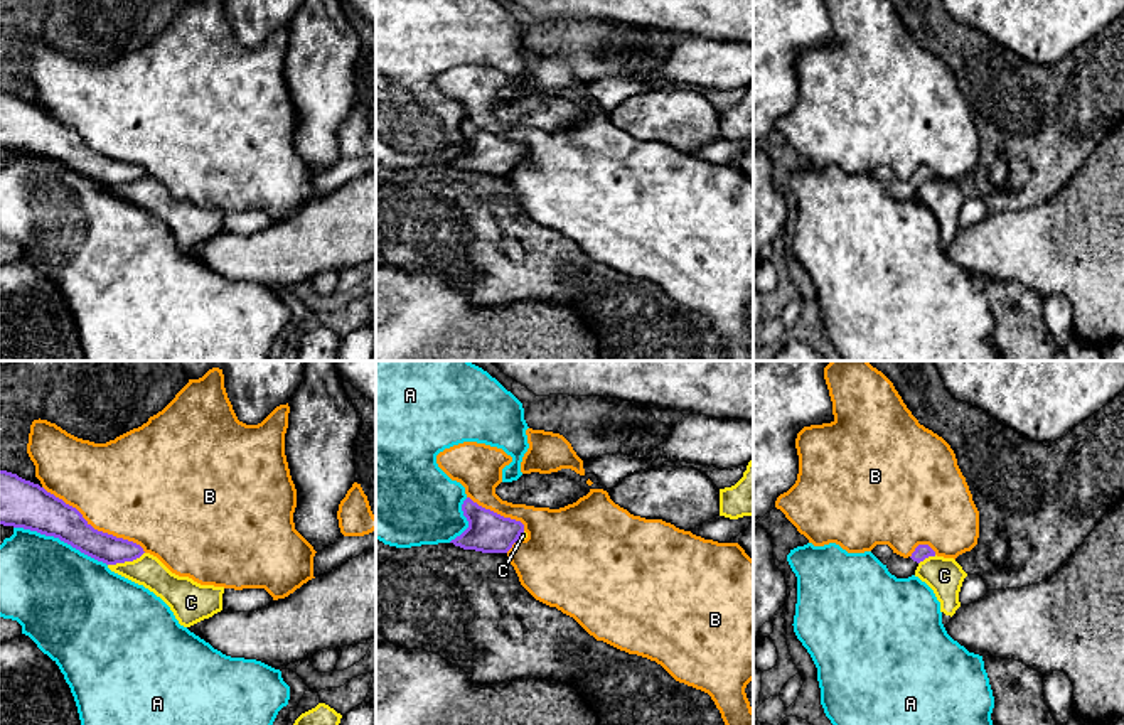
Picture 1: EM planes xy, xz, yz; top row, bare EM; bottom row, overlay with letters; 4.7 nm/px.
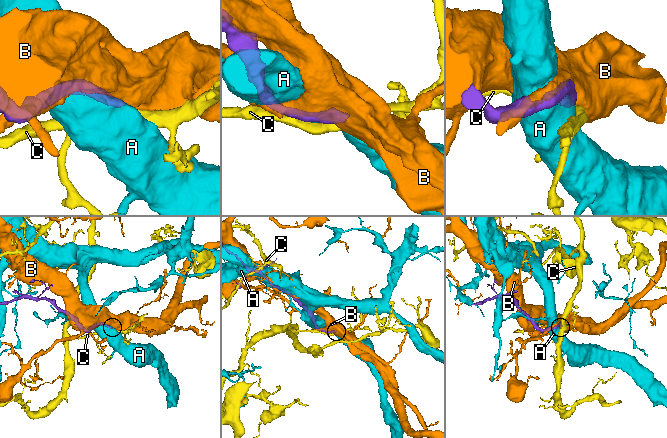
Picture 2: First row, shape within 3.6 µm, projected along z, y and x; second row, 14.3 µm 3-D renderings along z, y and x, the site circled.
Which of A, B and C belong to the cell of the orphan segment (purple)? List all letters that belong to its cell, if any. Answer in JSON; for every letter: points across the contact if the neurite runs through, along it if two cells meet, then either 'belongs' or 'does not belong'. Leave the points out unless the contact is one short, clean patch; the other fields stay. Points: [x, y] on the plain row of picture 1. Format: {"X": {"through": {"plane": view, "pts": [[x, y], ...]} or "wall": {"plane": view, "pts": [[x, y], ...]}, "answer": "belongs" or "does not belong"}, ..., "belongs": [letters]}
{"A": {"answer": "does not belong"}, "B": {"answer": "does not belong"}, "C": {"wall": {"plane": "xy", "pts": [[144, 174], [132, 182], [108, 187]]}, "answer": "does not belong"}, "belongs": []}

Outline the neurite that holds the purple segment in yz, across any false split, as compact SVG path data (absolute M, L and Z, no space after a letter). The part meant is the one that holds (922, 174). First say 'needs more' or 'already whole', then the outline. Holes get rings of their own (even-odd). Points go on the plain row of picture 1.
needs more; M918 167L908 180L893 175L886 191L897 201L908 201L915 197L918 185L929 179L935 179L935 174L929 167Z

